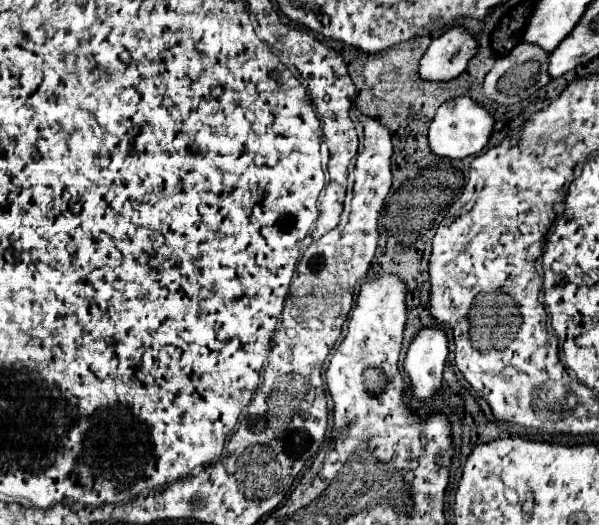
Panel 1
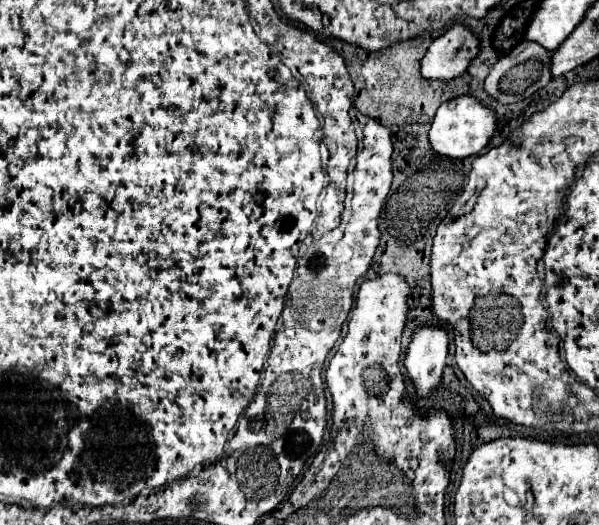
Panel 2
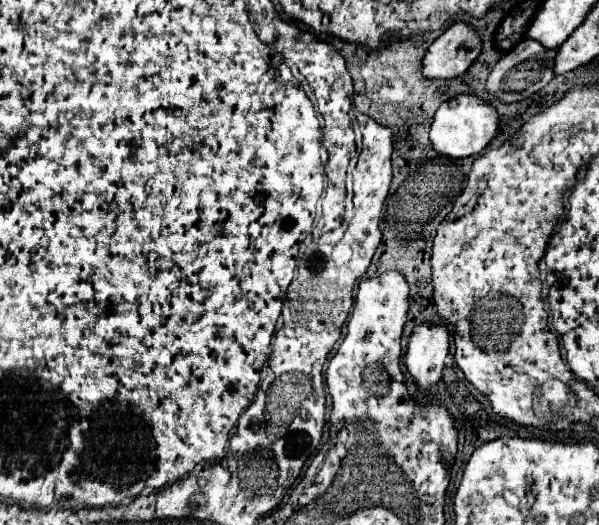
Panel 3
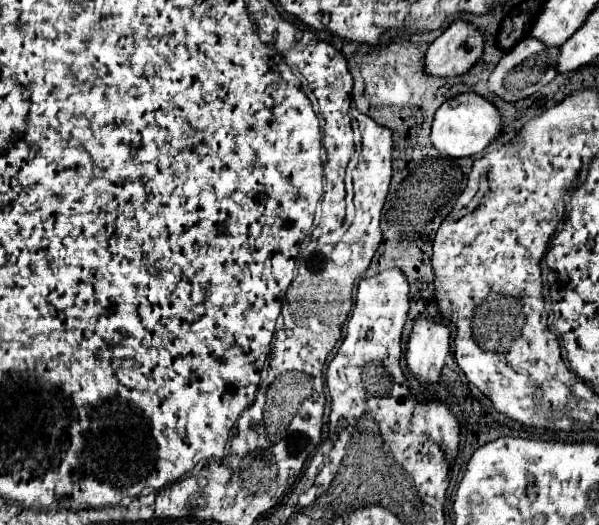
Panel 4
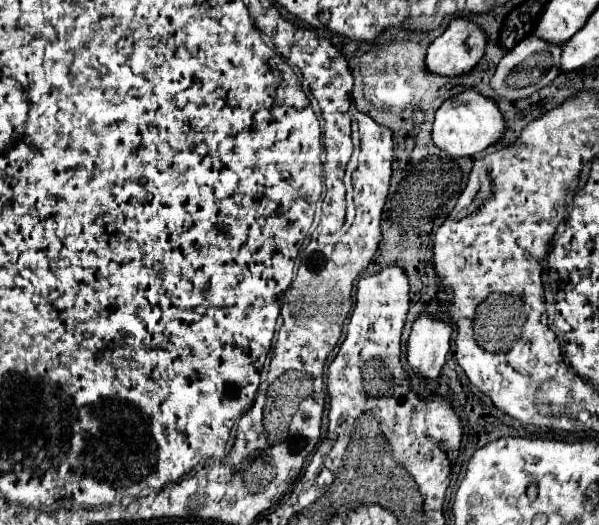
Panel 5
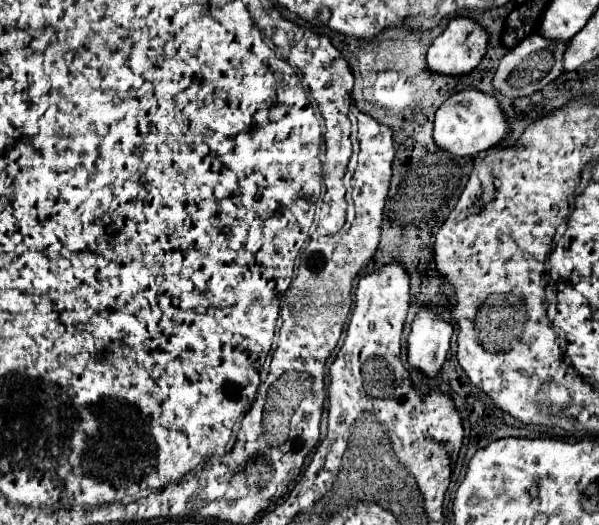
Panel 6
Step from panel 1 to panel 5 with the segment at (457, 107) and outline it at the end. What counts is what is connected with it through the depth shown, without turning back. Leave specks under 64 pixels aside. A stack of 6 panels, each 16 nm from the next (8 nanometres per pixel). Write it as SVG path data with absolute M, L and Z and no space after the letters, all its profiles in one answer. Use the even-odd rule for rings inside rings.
M468 90L464 94L452 96L438 108L432 128L432 142L436 148L444 150L450 156L476 156L490 144L494 144L502 134L504 134L504 120L494 100L484 98L474 90Z

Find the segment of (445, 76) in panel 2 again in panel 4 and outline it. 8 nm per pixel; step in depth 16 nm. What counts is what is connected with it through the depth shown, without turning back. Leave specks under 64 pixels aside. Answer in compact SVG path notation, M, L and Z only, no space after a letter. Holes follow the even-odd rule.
M456 20L428 46L424 74L440 78L460 76L482 56L482 46L482 34L472 24Z

